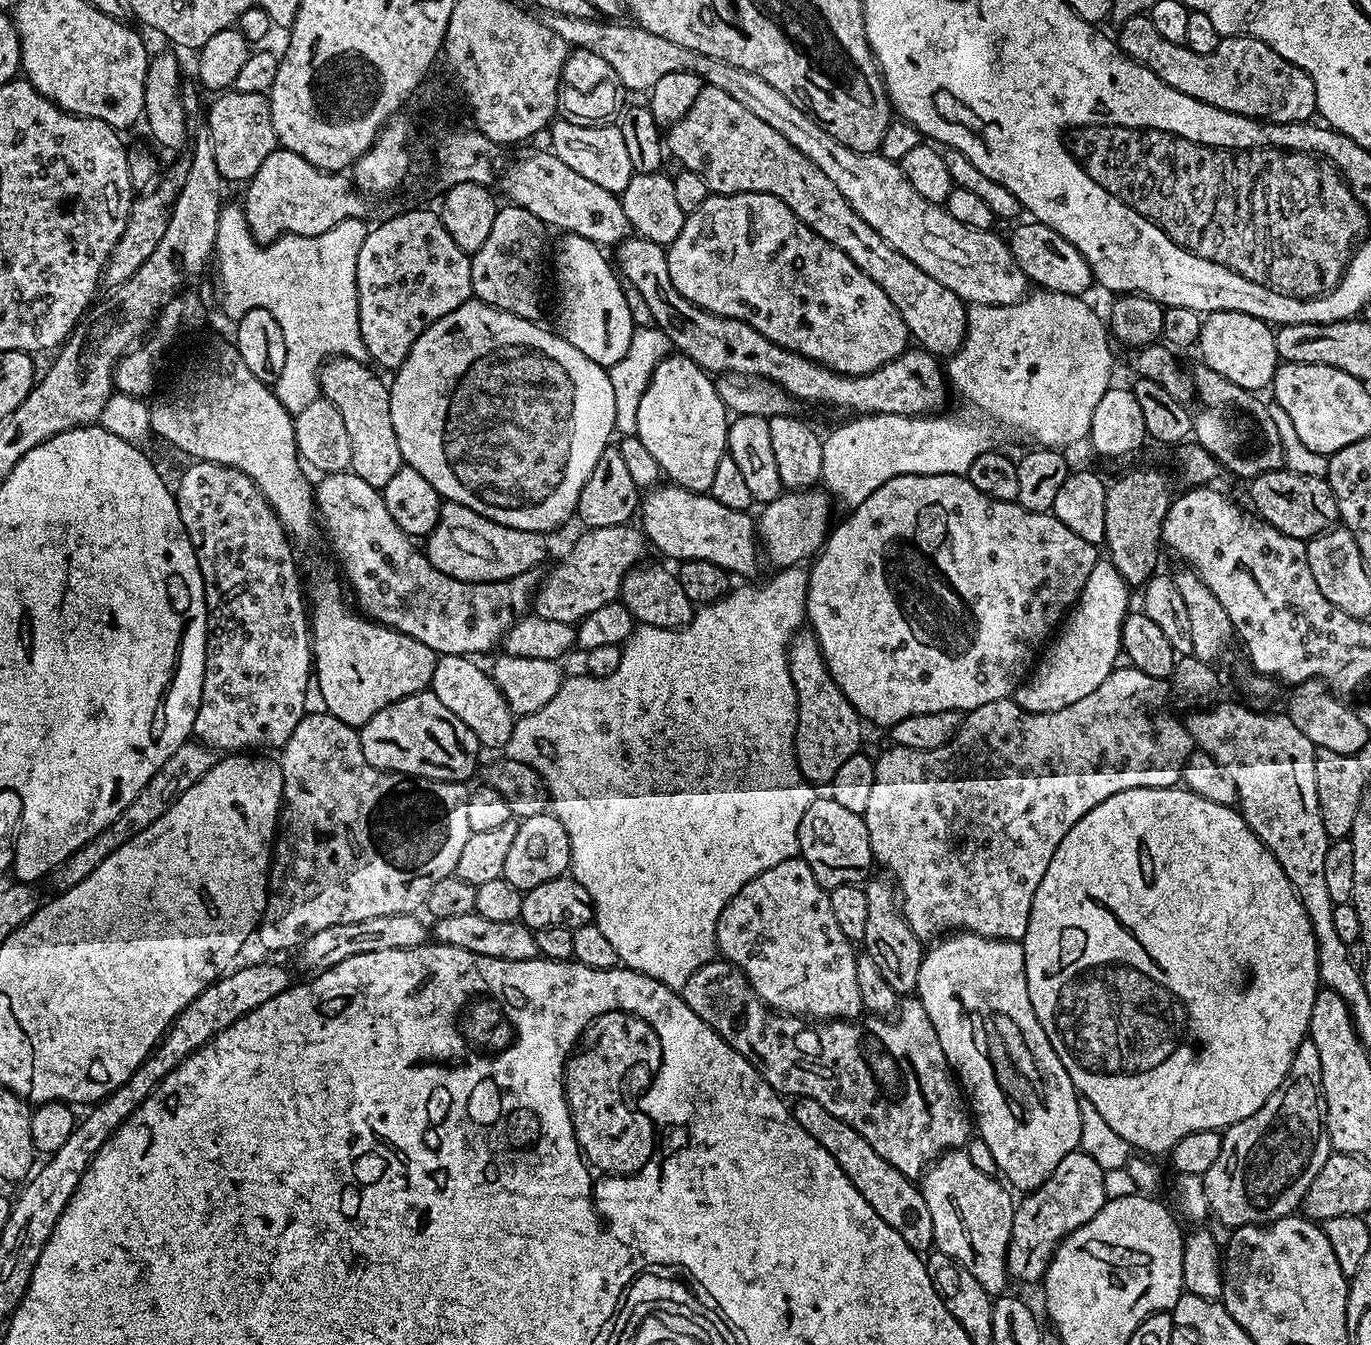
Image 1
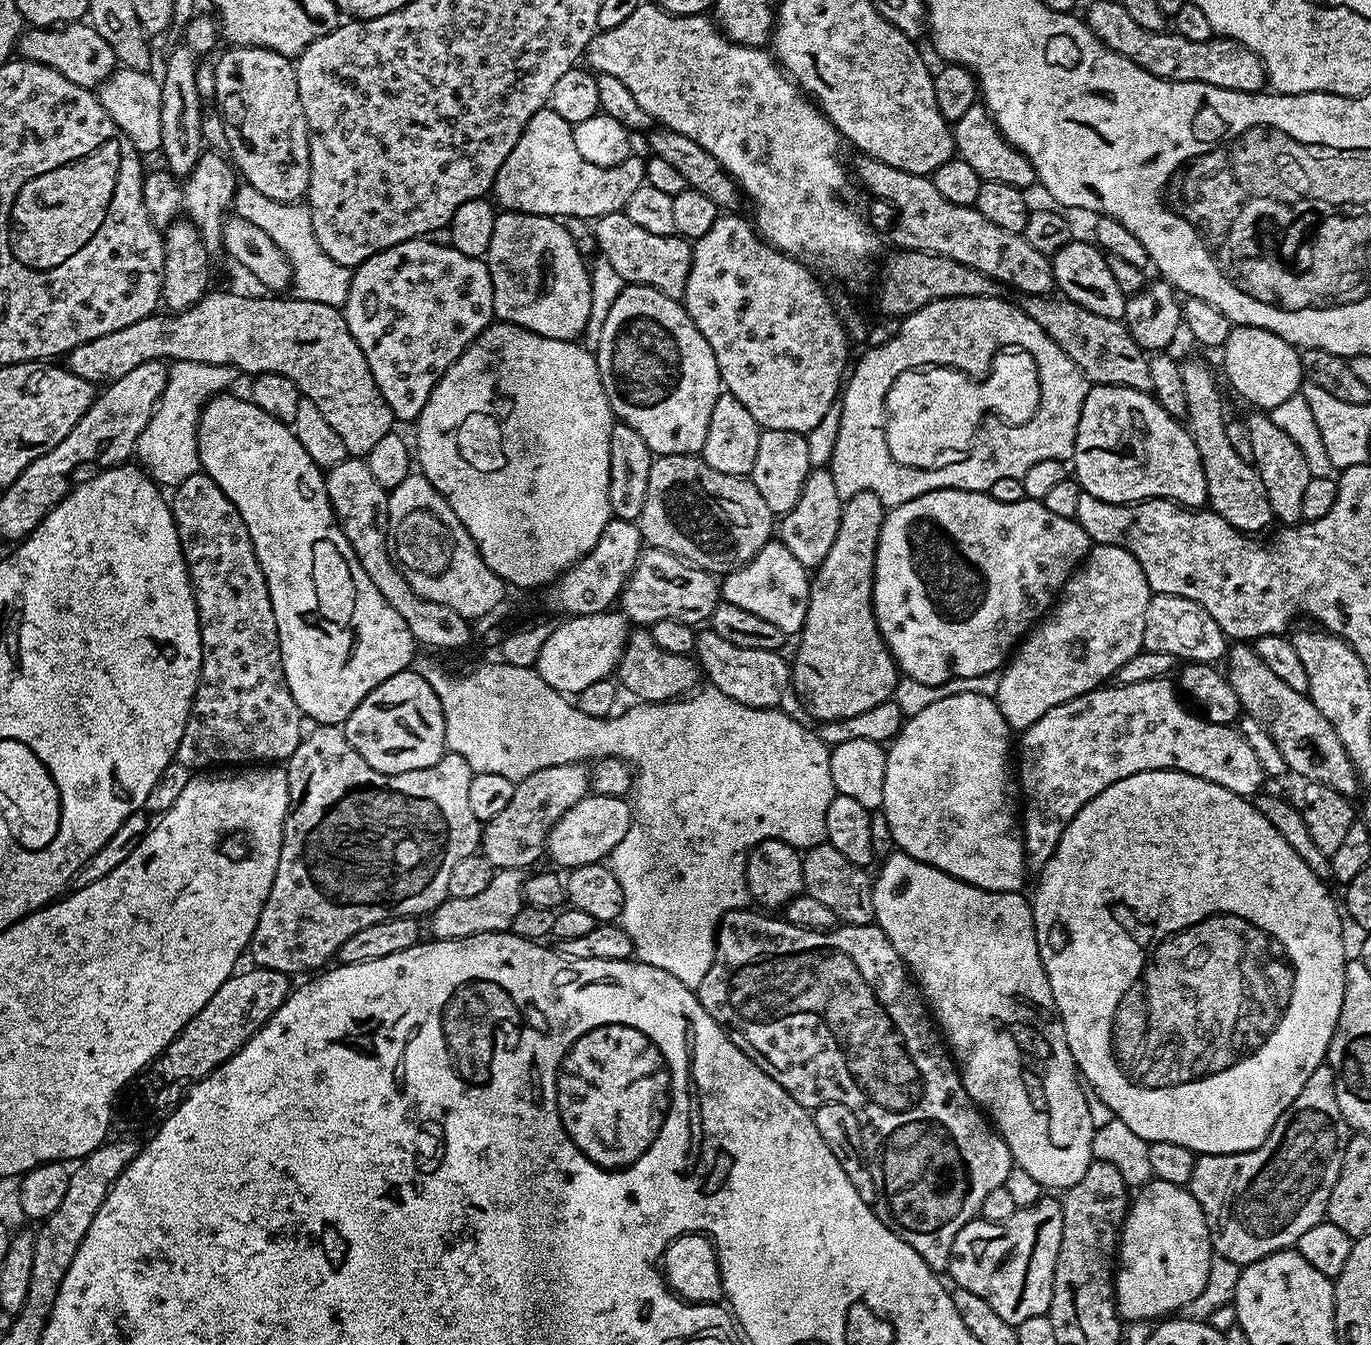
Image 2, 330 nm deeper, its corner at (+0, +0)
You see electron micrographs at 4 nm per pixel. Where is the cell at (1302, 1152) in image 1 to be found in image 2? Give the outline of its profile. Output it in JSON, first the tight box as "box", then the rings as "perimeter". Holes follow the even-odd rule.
{"box":[1186,1062,1350,1266],"perimeter":[[[1325,1062],[1310,1074],[1310,1078],[1306,1078],[1306,1086],[1302,1086],[1298,1098],[1282,1110],[1262,1146],[1234,1154],[1197,1155],[1194,1174],[1186,1187],[1194,1194],[1198,1206],[1202,1206],[1213,1253],[1243,1266],[1295,1246],[1310,1226],[1318,1226],[1325,1219],[1330,1190],[1334,1190],[1334,1182],[1338,1182],[1349,1139],[1350,1129],[1338,1106],[1334,1070]]]}

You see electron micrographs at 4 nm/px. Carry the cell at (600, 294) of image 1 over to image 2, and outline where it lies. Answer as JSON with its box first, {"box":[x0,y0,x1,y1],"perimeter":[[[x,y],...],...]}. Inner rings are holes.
{"box":[486,211,590,341],"perimeter":[[[501,211],[494,222],[494,238],[486,263],[494,286],[494,316],[497,321],[517,324],[539,336],[575,341],[590,318],[590,271],[579,256],[576,240],[563,229],[559,219],[525,212]]]}

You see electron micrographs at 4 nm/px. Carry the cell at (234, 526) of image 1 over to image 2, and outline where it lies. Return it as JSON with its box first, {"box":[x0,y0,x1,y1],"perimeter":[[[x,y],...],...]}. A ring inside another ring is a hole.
{"box":[170,470,302,770],"perimeter":[[[199,470],[192,477],[174,488],[170,496],[172,517],[178,530],[180,549],[184,555],[184,565],[188,567],[188,579],[192,582],[192,595],[196,597],[196,613],[200,619],[200,680],[196,684],[196,697],[192,700],[192,709],[186,722],[186,730],[182,734],[182,742],[178,742],[175,763],[186,766],[193,770],[208,770],[213,766],[248,766],[253,762],[286,762],[298,750],[302,739],[300,732],[300,720],[302,713],[299,706],[294,702],[294,694],[290,694],[288,676],[282,666],[282,650],[280,649],[280,627],[274,622],[274,606],[272,596],[266,586],[264,571],[260,569],[260,563],[256,557],[256,548],[252,544],[250,534],[246,530],[246,522],[242,522],[242,514],[226,498],[226,494],[213,482],[204,471]]]}

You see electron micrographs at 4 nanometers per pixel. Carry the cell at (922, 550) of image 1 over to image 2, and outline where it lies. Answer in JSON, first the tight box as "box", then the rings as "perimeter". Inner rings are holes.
{"box":[872,488,1089,684],"perimeter":[[[947,488],[930,490],[930,494],[922,494],[910,502],[902,502],[897,508],[887,509],[878,534],[872,605],[876,625],[890,654],[896,659],[897,669],[903,675],[905,672],[916,684],[944,684],[955,676],[960,680],[972,680],[975,676],[988,676],[992,671],[995,673],[1003,669],[1029,629],[1053,607],[1054,601],[1063,593],[1064,585],[1088,555],[1089,547],[1088,535],[1079,522],[1074,518],[1062,518],[1062,514],[1053,514],[1051,510],[1046,510],[1046,506],[1039,500],[1025,498],[1018,502],[998,502],[998,498],[986,492]]]}

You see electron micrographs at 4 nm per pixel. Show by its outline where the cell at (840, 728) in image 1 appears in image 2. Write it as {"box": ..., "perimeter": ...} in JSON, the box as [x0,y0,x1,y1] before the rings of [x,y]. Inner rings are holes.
{"box":[790,492,898,722],"perimeter":[[[872,492],[851,493],[840,509],[840,525],[834,546],[830,546],[830,554],[826,554],[824,561],[810,576],[806,622],[803,630],[798,633],[800,645],[796,648],[796,657],[790,660],[790,684],[794,692],[796,688],[801,702],[808,707],[809,714],[816,722],[854,718],[854,714],[863,714],[865,710],[893,699],[894,696],[892,691],[896,688],[898,677],[896,659],[890,654],[878,630],[872,605],[876,547],[885,511],[883,502]]]}

